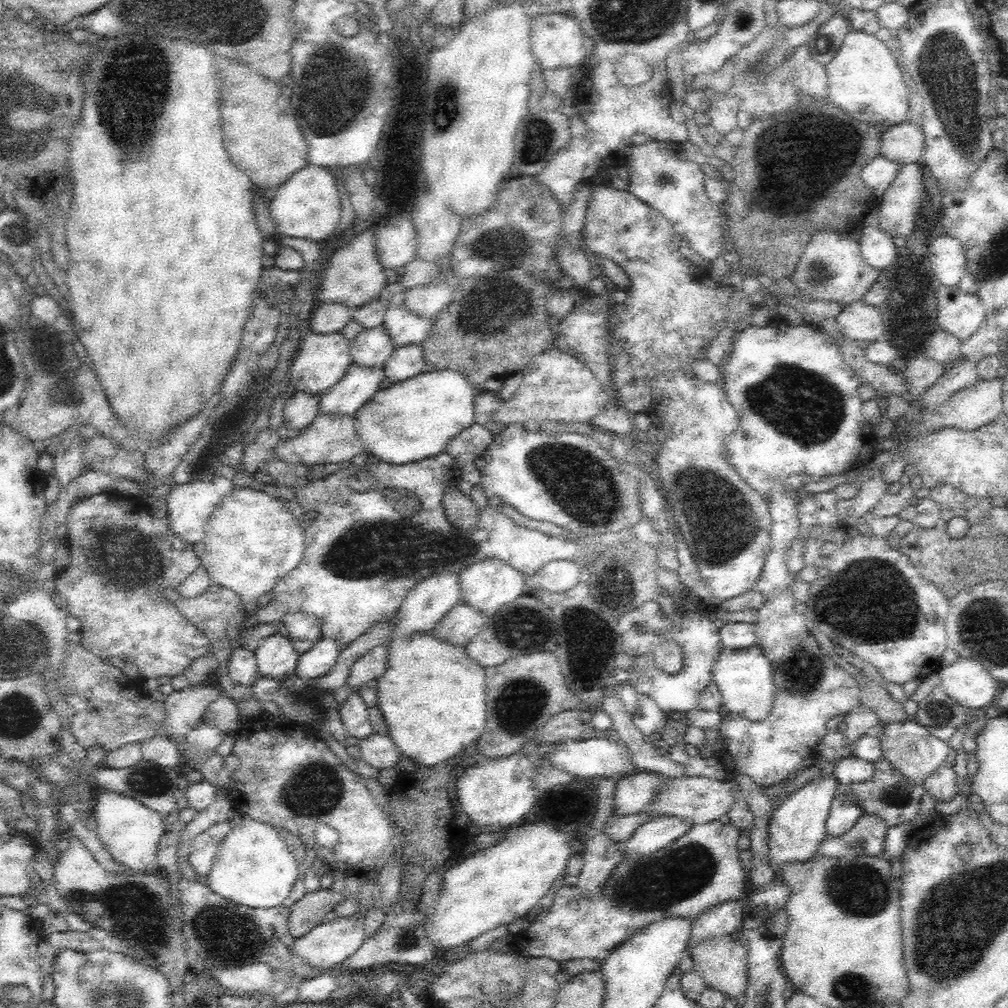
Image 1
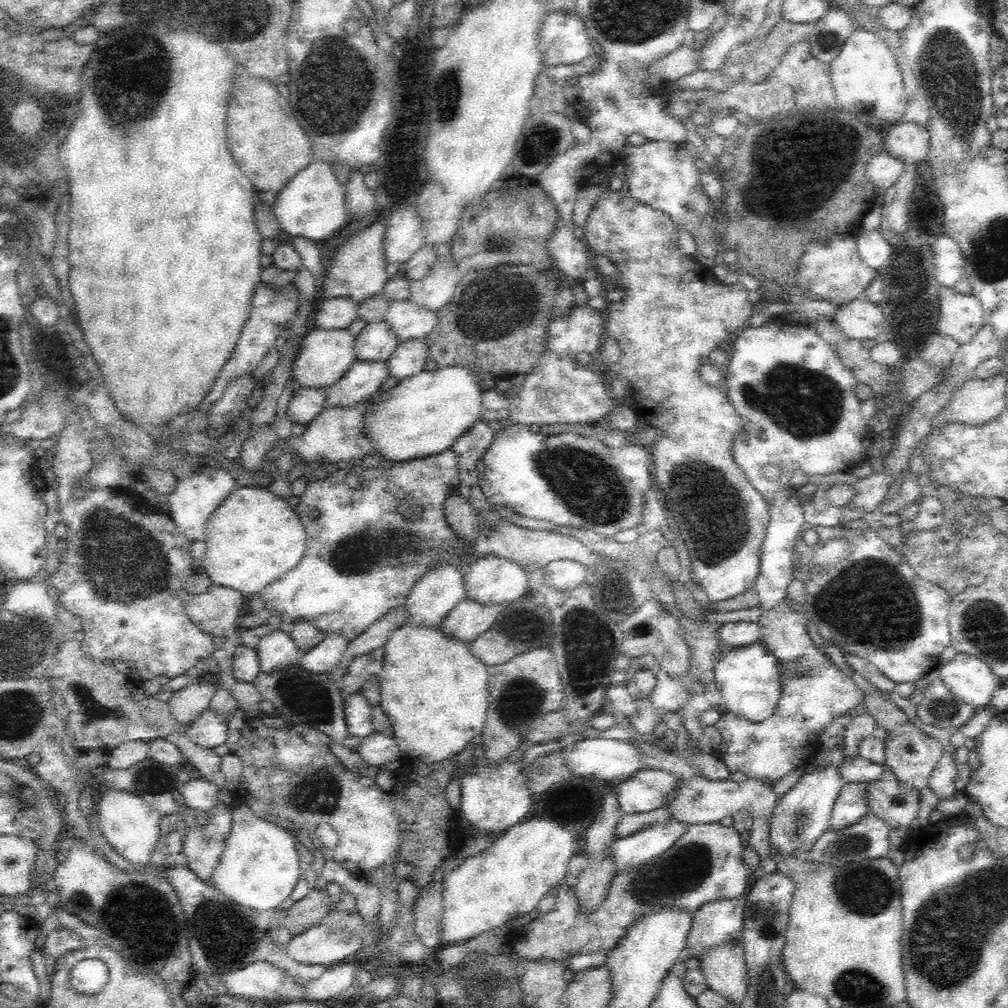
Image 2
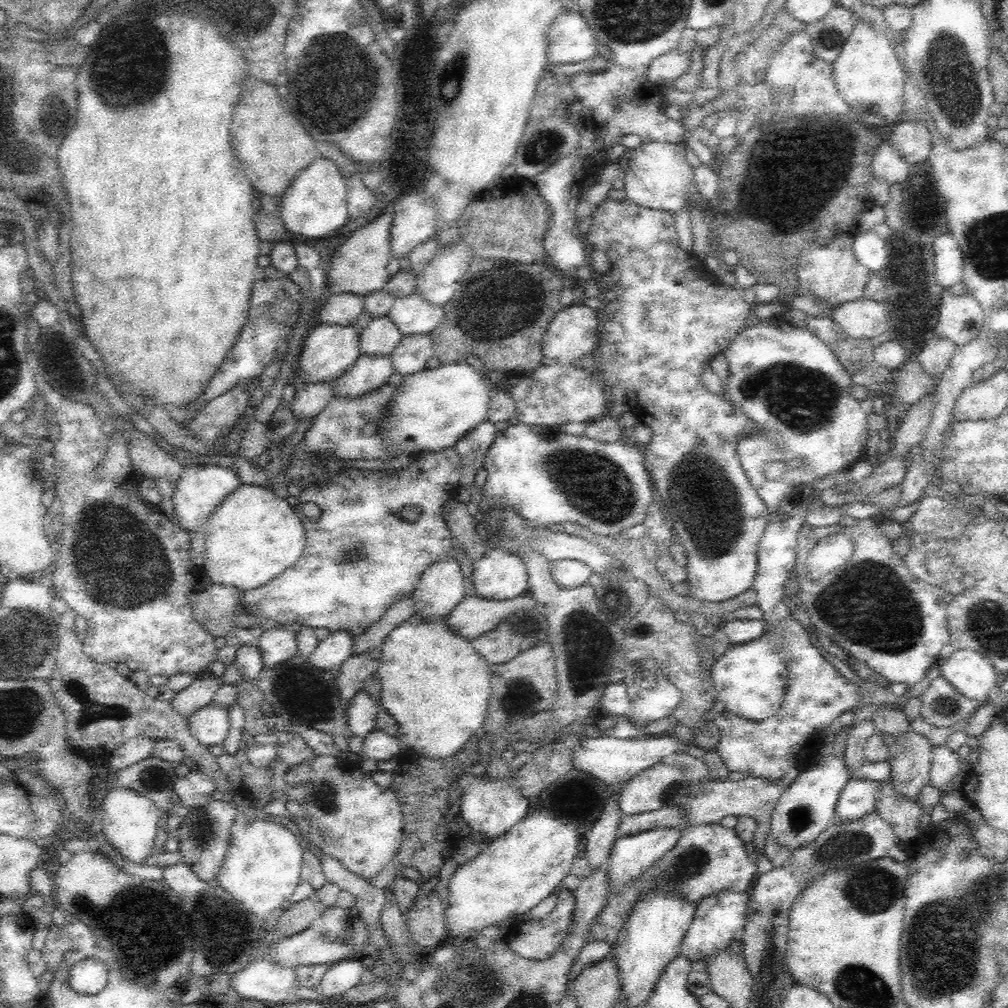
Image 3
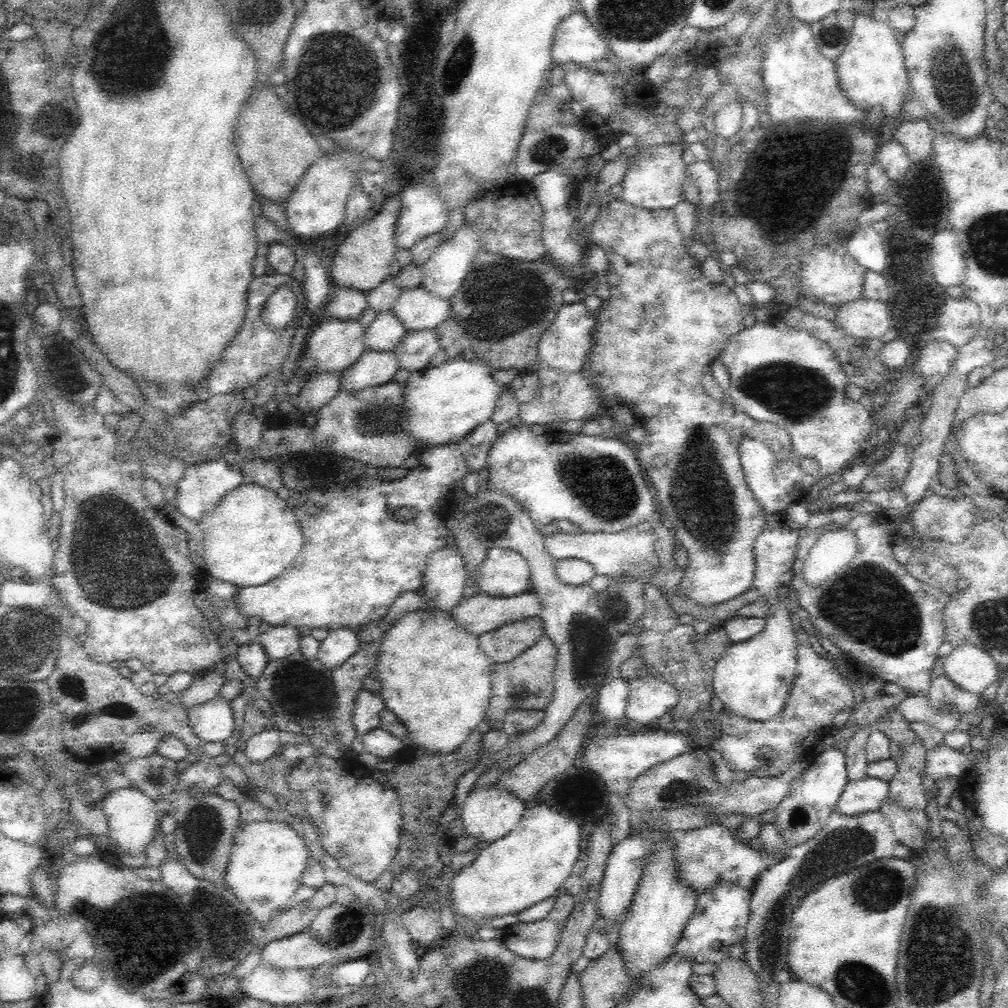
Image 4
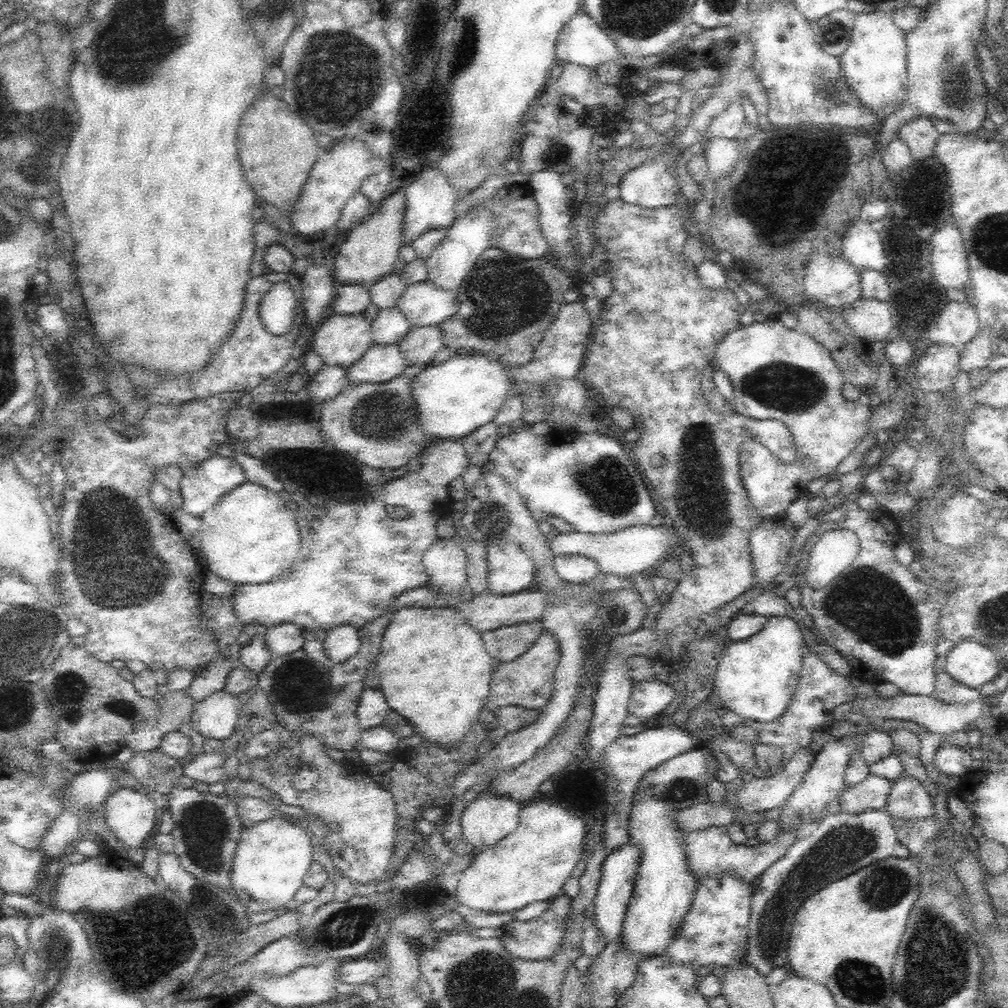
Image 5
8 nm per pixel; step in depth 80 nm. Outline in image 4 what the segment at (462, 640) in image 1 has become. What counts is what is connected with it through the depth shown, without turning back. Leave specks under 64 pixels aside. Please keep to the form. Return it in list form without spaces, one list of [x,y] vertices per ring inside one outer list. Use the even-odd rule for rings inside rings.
[[[478,592],[470,598],[463,597],[450,614],[468,633],[480,636],[512,620],[536,616],[540,608],[540,600],[533,593],[524,592],[510,598],[497,598]]]

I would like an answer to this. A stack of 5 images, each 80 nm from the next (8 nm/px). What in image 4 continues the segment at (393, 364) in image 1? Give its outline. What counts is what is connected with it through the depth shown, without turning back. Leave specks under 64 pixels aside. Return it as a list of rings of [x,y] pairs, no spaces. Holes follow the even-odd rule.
[[[434,329],[407,331],[400,344],[396,345],[394,355],[400,370],[419,371],[426,368],[434,354],[440,352],[440,343]]]

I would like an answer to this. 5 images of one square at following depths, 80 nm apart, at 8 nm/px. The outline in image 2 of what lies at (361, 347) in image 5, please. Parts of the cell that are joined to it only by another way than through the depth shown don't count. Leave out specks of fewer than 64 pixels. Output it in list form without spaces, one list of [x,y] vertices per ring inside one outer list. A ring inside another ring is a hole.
[[[312,329],[301,342],[293,362],[293,378],[300,387],[326,389],[332,386],[355,363],[354,335],[348,329]]]

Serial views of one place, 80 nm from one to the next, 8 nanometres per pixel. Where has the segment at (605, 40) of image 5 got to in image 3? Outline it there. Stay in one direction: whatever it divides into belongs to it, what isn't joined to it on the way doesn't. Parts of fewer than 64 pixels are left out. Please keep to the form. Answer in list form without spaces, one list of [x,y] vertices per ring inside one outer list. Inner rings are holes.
[[[564,12],[548,30],[546,58],[552,64],[574,64],[593,58],[598,53],[599,41],[586,20],[576,12]]]

